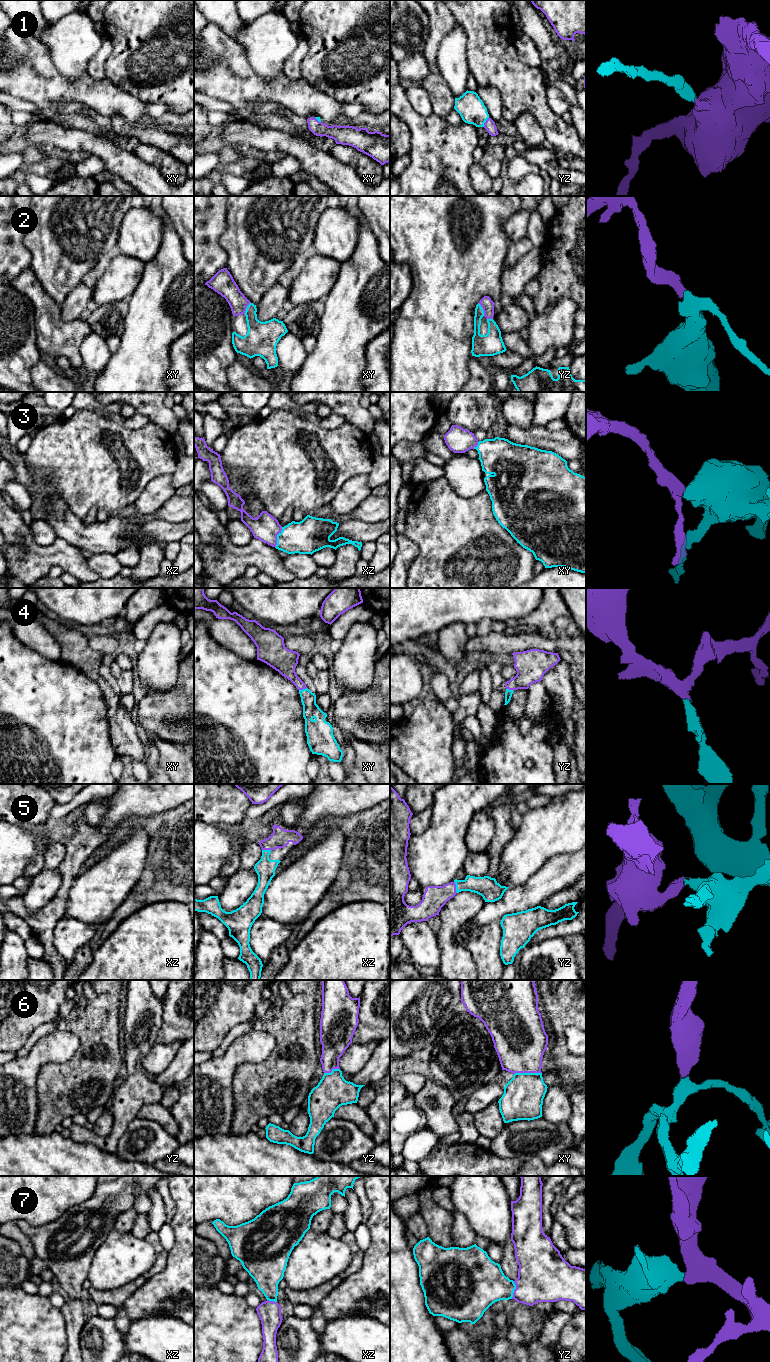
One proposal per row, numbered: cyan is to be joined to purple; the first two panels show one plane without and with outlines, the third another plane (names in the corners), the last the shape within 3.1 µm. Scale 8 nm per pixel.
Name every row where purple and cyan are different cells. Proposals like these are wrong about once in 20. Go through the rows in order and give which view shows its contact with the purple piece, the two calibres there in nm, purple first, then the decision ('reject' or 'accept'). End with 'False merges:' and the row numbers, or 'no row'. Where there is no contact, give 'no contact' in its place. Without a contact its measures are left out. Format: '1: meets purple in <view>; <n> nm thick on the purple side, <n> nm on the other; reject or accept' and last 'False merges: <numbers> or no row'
1: meets purple in yz; 90 nm thick on the purple side, 220 nm on the other; accept
2: meets purple in yz; 100 nm thick on the purple side, 130 nm on the other; accept
3: meets purple in xz; 220 nm thick on the purple side, 280 nm on the other; accept
4: meets purple in xy; 180 nm thick on the purple side, 130 nm on the other; accept
5: meets purple in yz; 190 nm thick on the purple side, 160 nm on the other; accept
6: meets purple in xy; 420 nm thick on the purple side, 320 nm on the other; accept
7: meets purple in yz; 400 nm thick on the purple side, 360 nm on the other; accept
False merges: no row

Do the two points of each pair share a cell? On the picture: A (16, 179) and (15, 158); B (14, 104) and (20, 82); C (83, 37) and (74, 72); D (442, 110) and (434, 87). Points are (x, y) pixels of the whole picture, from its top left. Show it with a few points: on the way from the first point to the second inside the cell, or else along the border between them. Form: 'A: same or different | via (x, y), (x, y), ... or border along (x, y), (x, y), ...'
A: different | border along (23, 163), (10, 175)
B: different | border along (10, 94), (26, 99), (38, 107)
C: same | via (74, 46), (74, 63)
D: same | via (442, 104), (442, 98), (439, 93)

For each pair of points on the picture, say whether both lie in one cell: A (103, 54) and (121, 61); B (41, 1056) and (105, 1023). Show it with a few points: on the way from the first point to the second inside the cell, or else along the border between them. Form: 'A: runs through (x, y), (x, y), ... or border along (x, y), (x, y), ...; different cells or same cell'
A: border along (103, 33), (112, 45), (105, 63), (106, 77); different cells
B: border along (74, 1033), (79, 1040), (79, 1047), (69, 1059); different cells

